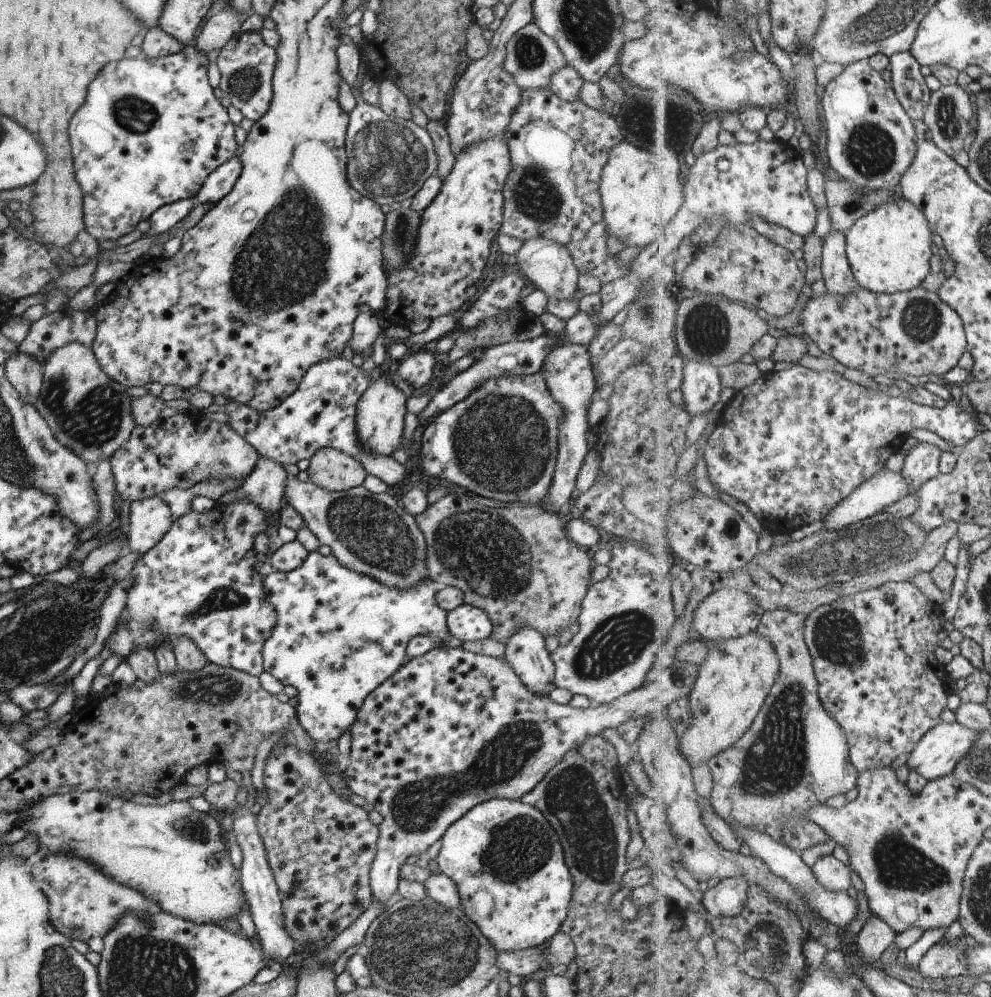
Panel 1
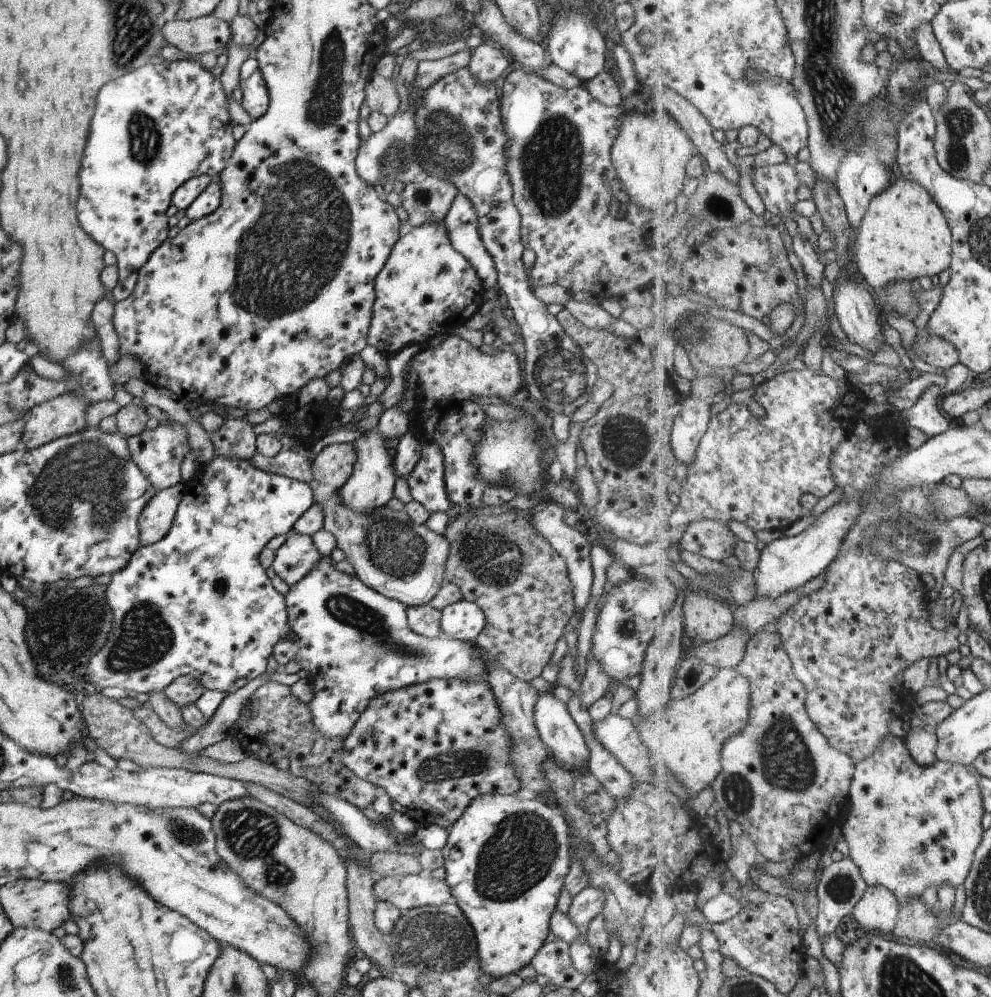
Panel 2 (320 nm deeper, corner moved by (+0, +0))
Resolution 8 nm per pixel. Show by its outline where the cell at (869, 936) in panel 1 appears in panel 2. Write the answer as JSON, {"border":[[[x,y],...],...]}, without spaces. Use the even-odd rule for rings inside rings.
{"border":[[[868,886],[862,899],[853,909],[860,931],[891,932],[899,922],[900,902],[887,887]]]}

